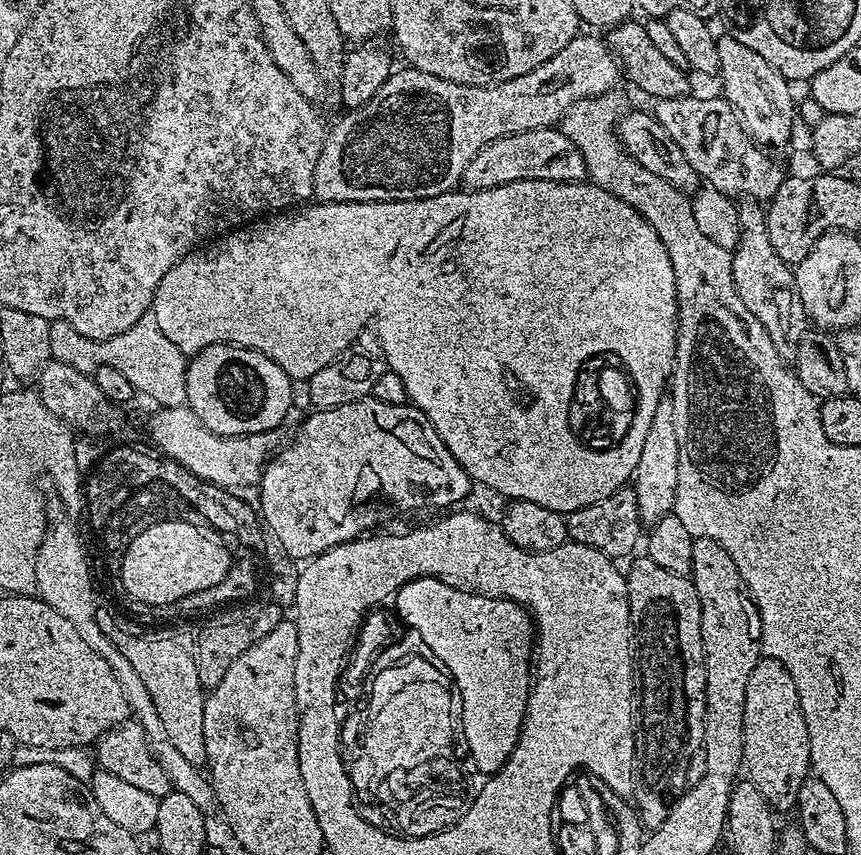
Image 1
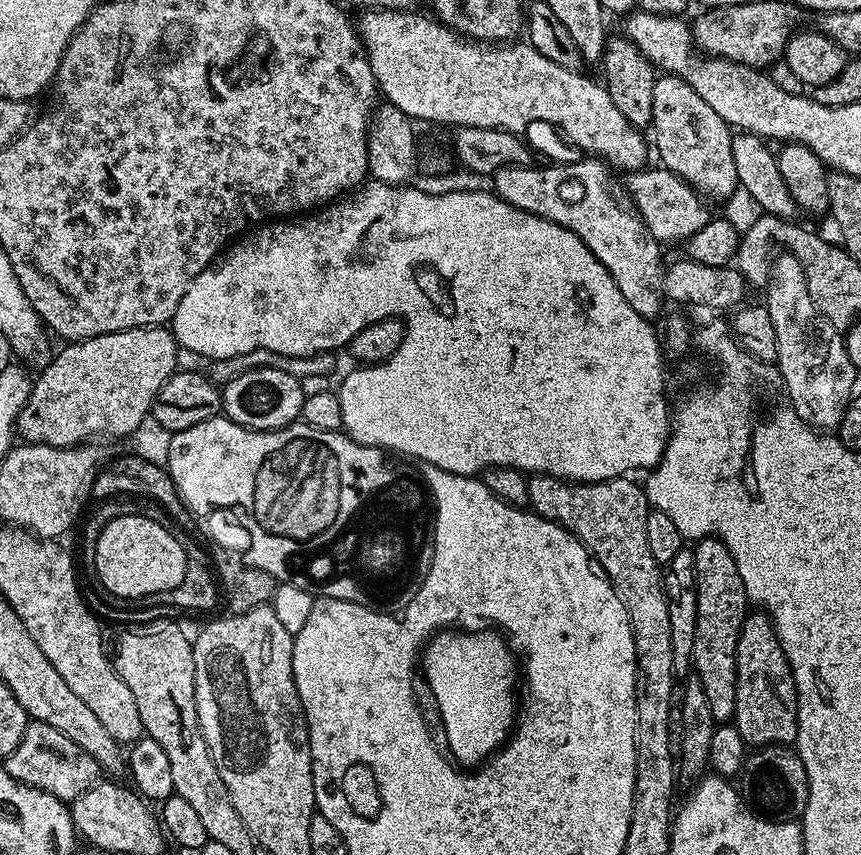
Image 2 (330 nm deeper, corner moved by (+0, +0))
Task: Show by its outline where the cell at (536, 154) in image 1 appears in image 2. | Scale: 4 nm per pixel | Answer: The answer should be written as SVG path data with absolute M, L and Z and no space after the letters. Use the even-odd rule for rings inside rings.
M641 169L632 178L634 179L634 202L632 201L632 204L637 215L651 230L651 236L661 244L687 241L709 222L710 213L705 208L707 207L705 201L684 180L668 169L650 169Z

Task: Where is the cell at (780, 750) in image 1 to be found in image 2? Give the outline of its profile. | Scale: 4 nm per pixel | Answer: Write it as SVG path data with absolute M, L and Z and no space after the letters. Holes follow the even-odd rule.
M763 610L749 611L738 634L734 723L738 734L742 734L745 745L795 745L798 734L798 702L794 674L778 642L772 620Z

